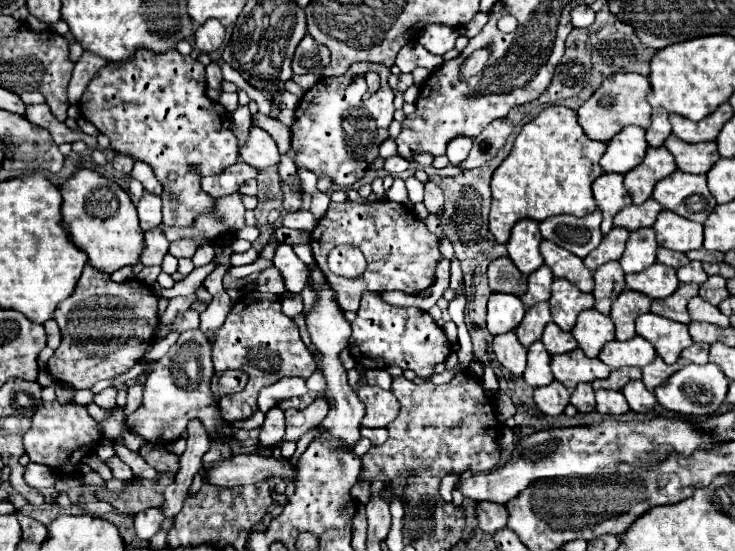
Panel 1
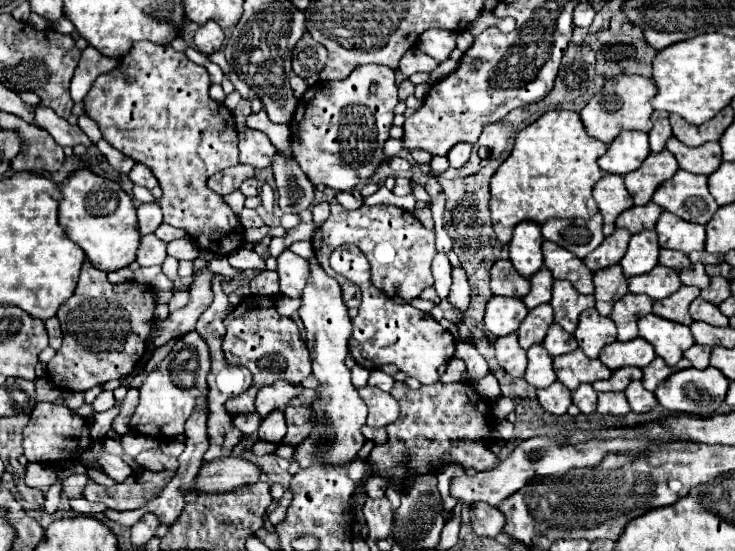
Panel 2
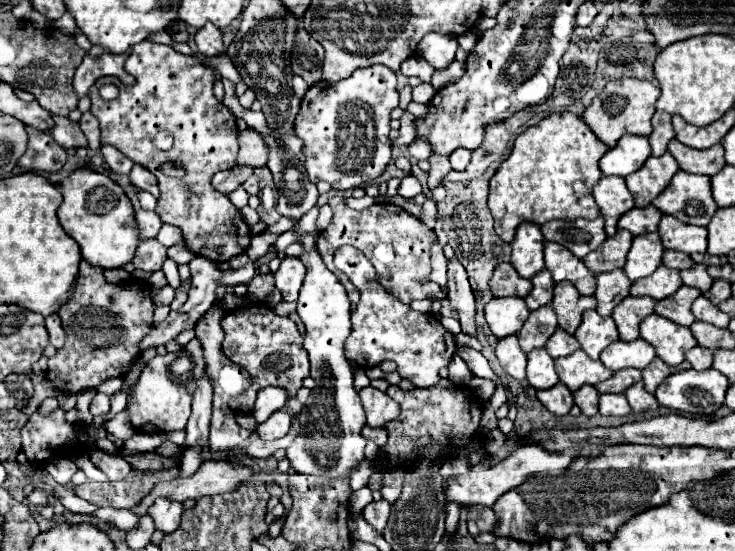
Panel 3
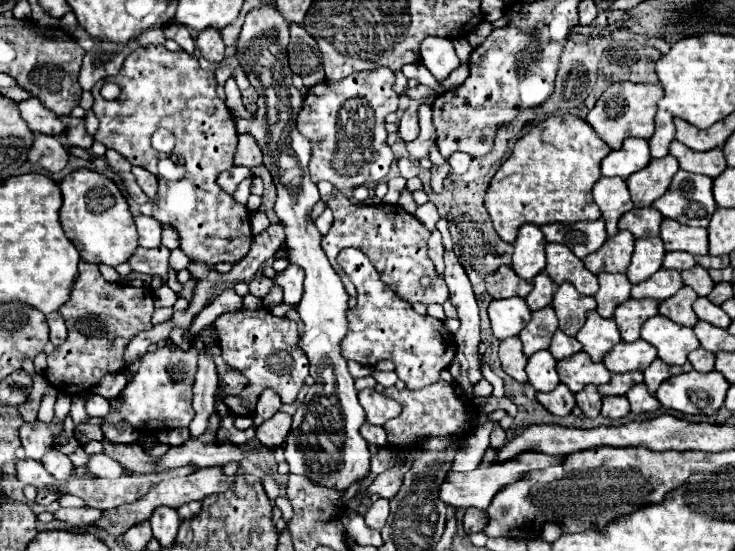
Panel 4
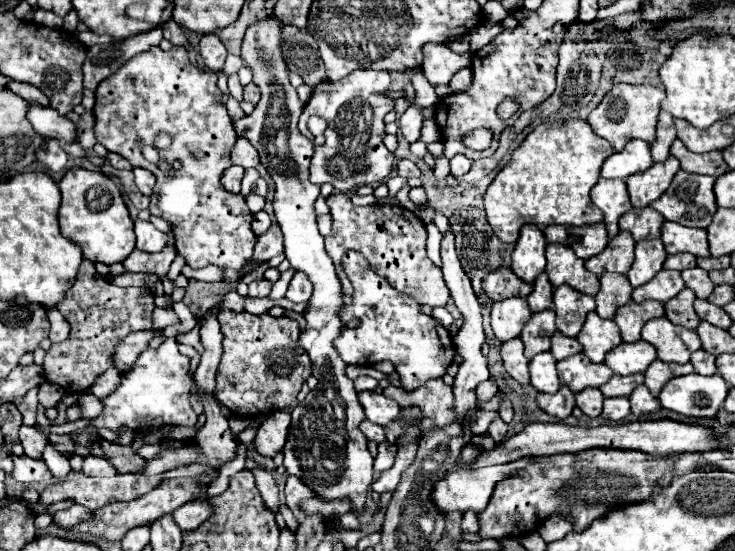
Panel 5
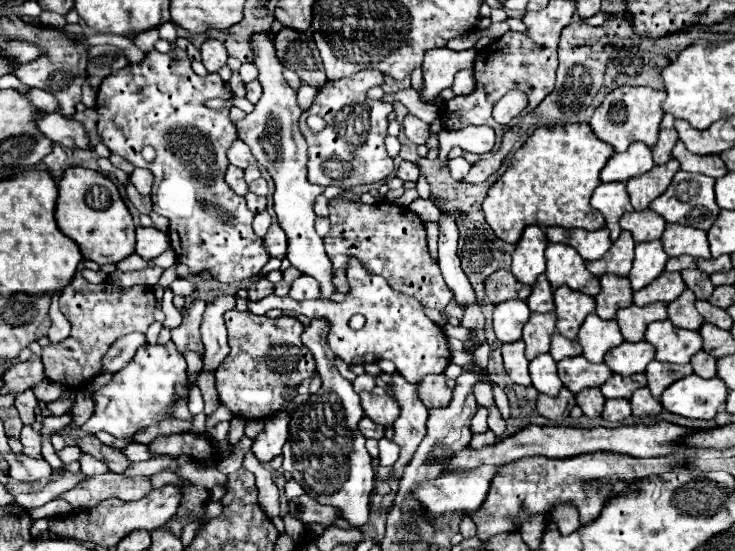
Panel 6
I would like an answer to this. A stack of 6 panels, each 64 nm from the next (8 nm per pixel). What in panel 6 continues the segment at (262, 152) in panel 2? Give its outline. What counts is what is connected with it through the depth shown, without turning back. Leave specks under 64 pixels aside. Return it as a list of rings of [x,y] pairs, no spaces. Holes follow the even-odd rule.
[[[236,140],[232,144],[232,148],[228,150],[228,160],[230,160],[230,164],[234,164],[234,166],[238,166],[242,170],[246,170],[248,166],[256,164],[256,158],[254,158],[252,150],[242,140]]]

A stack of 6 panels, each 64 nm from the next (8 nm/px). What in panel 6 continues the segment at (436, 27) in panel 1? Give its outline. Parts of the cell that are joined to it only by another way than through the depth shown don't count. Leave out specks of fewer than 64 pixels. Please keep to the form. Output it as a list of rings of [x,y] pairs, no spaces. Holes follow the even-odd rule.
[[[432,48],[424,56],[424,100],[438,96],[440,90],[450,88],[454,74],[462,68],[474,66],[476,50],[454,52],[450,48]]]

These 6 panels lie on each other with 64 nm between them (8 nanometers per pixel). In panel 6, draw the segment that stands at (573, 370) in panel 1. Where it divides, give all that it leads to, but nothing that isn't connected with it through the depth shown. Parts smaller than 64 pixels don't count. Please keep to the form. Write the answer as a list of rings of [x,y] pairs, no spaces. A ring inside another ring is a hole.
[[[572,356],[558,362],[558,374],[562,384],[568,386],[570,392],[578,394],[590,386],[602,386],[612,376],[612,370],[608,370],[604,362],[592,364],[584,356]]]

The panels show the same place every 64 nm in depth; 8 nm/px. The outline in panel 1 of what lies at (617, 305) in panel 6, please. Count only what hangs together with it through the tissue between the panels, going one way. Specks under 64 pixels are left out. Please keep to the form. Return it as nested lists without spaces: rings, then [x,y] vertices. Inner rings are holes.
[[[616,260],[606,262],[604,266],[596,268],[594,282],[596,282],[596,288],[592,294],[596,298],[596,310],[602,314],[610,314],[610,306],[616,300],[616,296],[626,290],[624,270]]]

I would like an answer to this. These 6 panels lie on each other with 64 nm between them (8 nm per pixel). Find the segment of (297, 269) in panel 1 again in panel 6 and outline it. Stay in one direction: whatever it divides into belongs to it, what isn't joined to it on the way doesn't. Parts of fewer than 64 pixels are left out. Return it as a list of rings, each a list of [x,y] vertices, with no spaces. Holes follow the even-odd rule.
[[[306,274],[298,276],[292,282],[292,288],[288,292],[288,296],[294,300],[314,300],[314,298],[318,298],[318,294],[320,292],[318,292],[316,280],[312,280],[312,276],[306,276]]]

